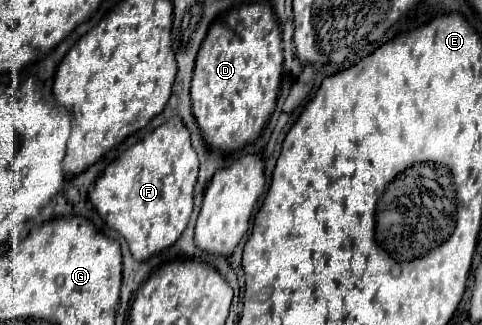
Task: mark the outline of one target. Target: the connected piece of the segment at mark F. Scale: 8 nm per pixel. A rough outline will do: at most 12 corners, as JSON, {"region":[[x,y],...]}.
{"region":[[172,117],[90,187],[136,261],[176,243],[198,157]]}

